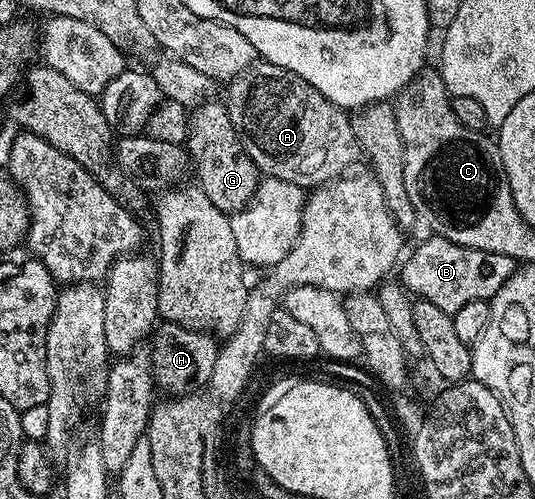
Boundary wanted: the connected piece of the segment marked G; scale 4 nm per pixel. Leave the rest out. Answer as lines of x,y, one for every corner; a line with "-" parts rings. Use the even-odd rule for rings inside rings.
206,100
189,114
189,133
187,135
187,153
191,159
192,169
197,169
196,185
227,215
234,215
252,200
257,191
259,171
257,165
247,156
235,128
231,124
231,116
227,112
224,101

